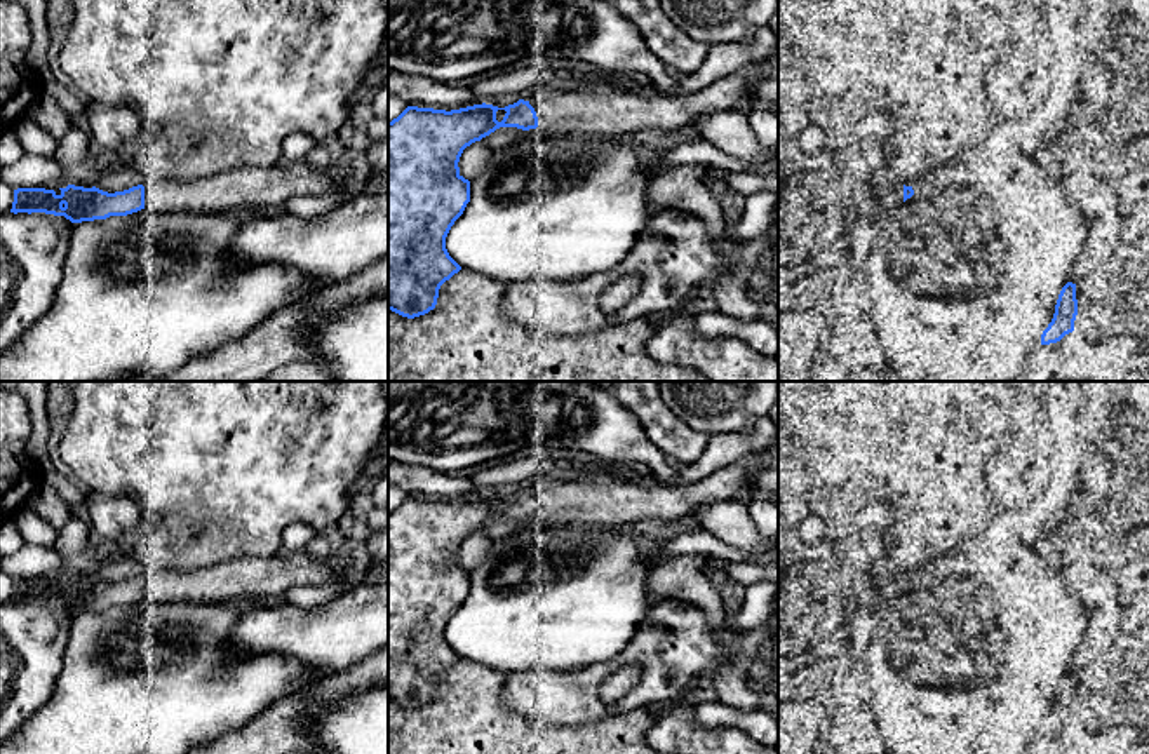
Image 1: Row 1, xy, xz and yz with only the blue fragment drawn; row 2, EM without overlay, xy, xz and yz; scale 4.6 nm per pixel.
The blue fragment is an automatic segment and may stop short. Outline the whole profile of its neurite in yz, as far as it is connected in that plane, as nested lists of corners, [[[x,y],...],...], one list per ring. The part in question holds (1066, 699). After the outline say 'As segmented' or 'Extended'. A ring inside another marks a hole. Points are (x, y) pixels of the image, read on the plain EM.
[[[1067,672],[1058,684],[1053,709],[1041,724],[1041,735],[1057,733],[1065,724],[1072,723],[1076,705],[1078,705],[1076,674]]]. As segmented

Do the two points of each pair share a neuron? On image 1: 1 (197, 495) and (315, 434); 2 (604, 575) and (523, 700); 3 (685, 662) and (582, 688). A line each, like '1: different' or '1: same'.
1: same
2: different
3: same

